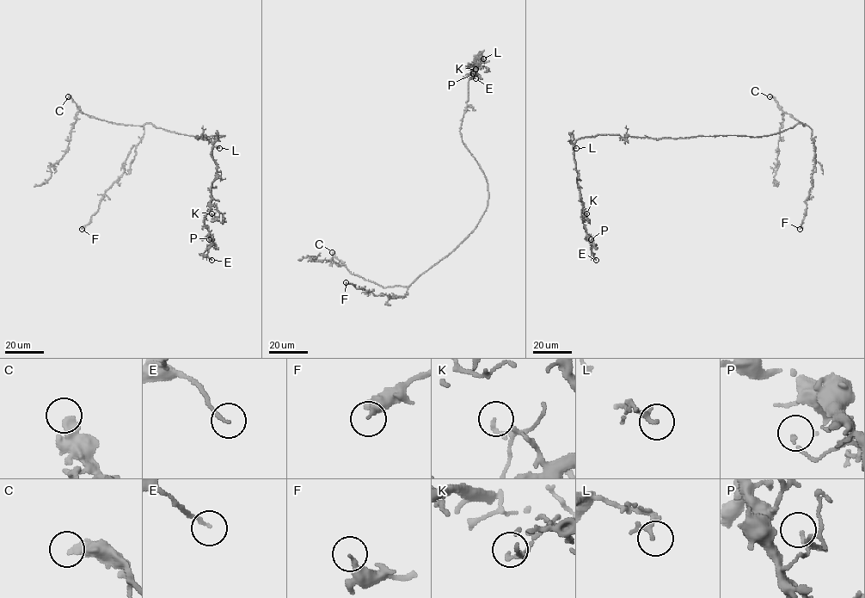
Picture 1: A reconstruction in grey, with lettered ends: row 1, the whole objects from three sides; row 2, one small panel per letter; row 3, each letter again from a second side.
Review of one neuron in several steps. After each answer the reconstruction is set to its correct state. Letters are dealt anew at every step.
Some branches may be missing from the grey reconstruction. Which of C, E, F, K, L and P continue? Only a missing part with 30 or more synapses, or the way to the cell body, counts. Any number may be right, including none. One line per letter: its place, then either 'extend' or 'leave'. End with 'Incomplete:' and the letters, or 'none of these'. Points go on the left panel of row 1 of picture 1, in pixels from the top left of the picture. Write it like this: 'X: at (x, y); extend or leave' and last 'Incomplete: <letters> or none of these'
C: at (68, 96); leave
E: at (211, 260); leave
F: at (82, 229); leave
K: at (211, 213); leave
L: at (219, 148); leave
P: at (209, 239); leave
Incomplete: none of these

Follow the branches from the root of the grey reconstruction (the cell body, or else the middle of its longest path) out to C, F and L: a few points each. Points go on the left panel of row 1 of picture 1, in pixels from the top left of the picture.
C: (223, 135), (195, 137), (156, 128), (150, 123), (144, 125), (111, 123), (82, 113), (68, 96)
F: (223, 135), (195, 137), (145, 123), (141, 140), (127, 157), (124, 172), (106, 191), (98, 211), (82, 229)
L: (223, 135), (196, 138), (203, 138), (205, 134), (219, 148)

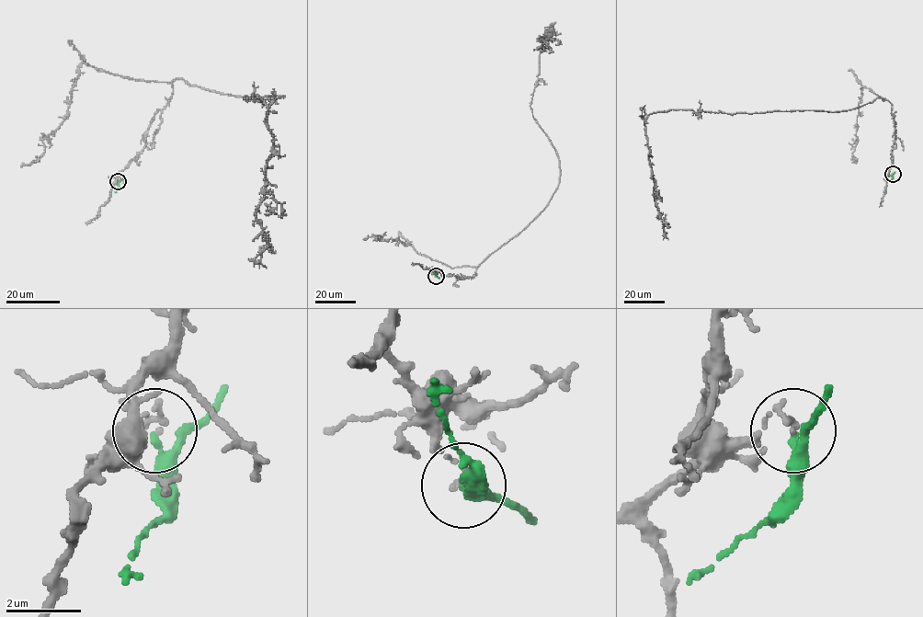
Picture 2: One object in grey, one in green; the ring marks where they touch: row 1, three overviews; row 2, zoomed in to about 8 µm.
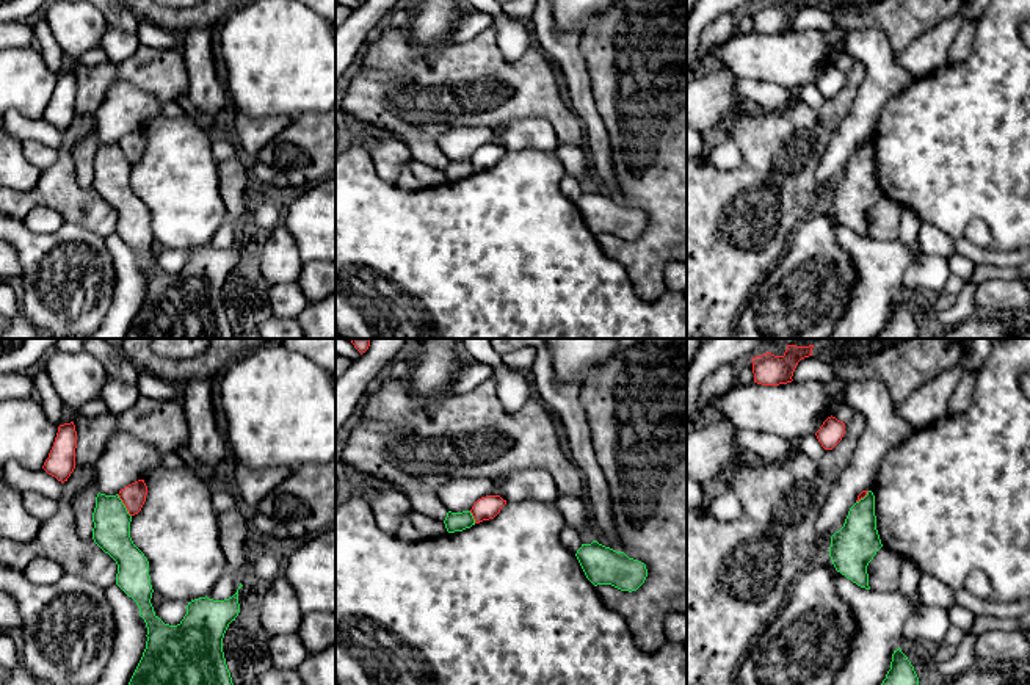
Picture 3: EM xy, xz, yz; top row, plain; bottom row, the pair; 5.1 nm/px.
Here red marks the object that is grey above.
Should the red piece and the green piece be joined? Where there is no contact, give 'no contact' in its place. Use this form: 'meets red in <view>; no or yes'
meets red in xy; no

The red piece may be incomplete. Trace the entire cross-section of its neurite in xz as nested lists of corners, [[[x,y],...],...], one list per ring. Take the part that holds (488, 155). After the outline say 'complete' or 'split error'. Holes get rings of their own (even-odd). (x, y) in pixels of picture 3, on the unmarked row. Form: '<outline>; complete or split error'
[[[486,144],[473,152],[470,161],[475,172],[480,172],[483,169],[494,168],[505,154],[506,149],[503,149],[500,144]]]; complete

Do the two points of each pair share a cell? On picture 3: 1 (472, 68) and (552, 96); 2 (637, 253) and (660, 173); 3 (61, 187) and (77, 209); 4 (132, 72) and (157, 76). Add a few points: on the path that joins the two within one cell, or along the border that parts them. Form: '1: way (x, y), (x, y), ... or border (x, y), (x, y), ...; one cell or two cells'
1: way (493, 76), (505, 79), (518, 88), (532, 88); one cell
2: way (657, 232), (660, 229), (660, 193); one cell
3: way (63, 192), (76, 204); one cell
4: way (138, 72), (151, 72); one cell

